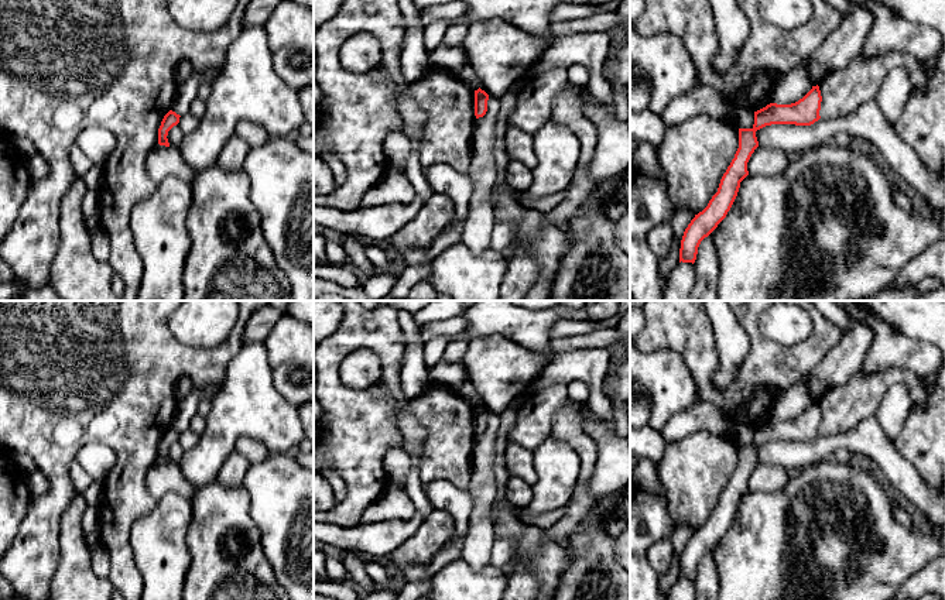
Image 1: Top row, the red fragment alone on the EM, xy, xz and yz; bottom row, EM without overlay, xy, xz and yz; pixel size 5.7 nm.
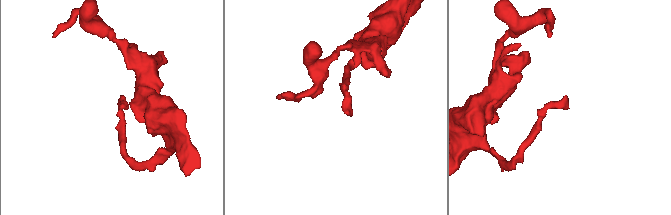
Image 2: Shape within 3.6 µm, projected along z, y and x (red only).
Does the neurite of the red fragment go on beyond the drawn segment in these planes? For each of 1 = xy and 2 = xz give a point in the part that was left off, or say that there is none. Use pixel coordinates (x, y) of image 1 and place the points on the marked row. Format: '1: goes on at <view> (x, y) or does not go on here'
1: does not go on here
2: does not go on here

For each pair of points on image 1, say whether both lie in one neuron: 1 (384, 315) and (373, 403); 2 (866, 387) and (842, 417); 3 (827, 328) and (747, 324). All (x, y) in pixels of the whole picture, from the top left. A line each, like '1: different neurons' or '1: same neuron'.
1: same neuron
2: same neuron
3: same neuron

